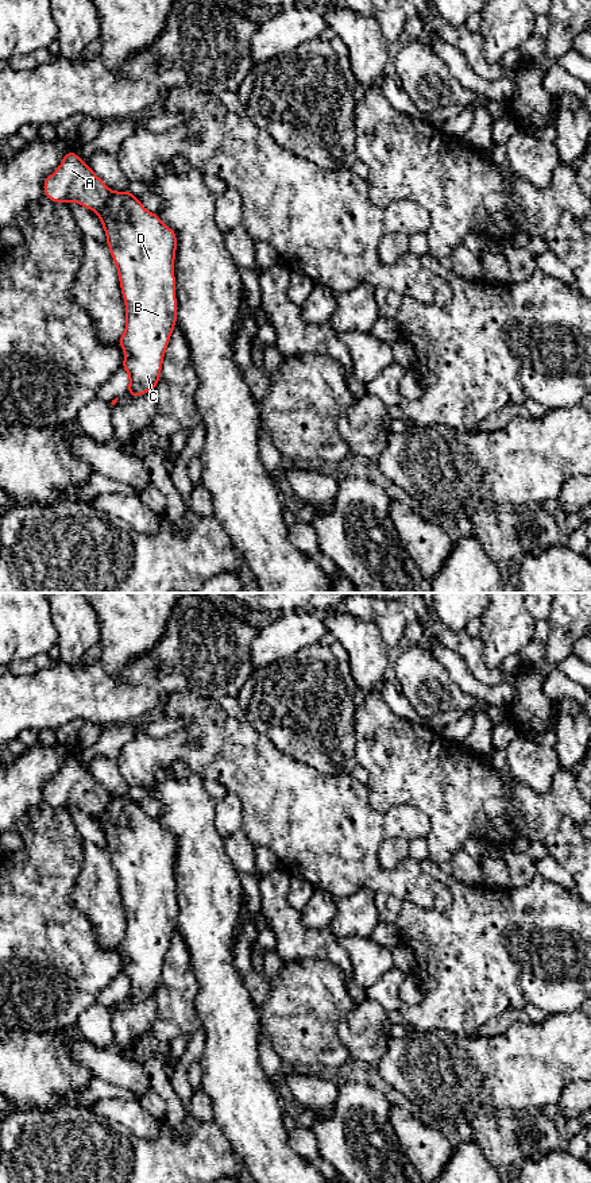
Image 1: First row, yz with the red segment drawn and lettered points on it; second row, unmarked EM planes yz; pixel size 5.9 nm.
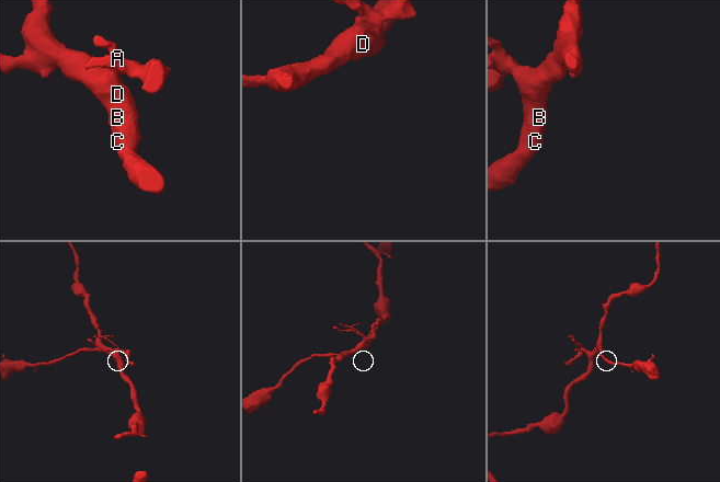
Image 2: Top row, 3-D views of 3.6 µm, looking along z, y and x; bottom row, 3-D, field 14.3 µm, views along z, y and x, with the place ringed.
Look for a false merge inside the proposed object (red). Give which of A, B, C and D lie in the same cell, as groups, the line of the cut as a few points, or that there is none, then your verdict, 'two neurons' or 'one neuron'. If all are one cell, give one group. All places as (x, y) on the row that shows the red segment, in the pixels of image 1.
groups A / B C D; cut yz (112, 192), (107, 201), (96, 211); two neurons

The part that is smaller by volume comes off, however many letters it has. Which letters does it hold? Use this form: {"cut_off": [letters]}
{"cut_off": ["A"]}

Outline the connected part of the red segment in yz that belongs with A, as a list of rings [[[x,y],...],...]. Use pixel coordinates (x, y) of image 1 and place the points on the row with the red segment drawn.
[[[66,151],[59,167],[43,181],[45,196],[55,203],[76,201],[97,212],[112,190],[74,151]]]

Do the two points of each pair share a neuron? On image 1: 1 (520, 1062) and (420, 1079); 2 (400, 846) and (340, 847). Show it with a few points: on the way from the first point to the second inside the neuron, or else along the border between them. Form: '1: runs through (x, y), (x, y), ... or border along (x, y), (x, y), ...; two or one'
1: runs through (495, 1063), (452, 1063), (444, 1071); one
2: border along (408, 842), (389, 837), (379, 848), (379, 866); two

